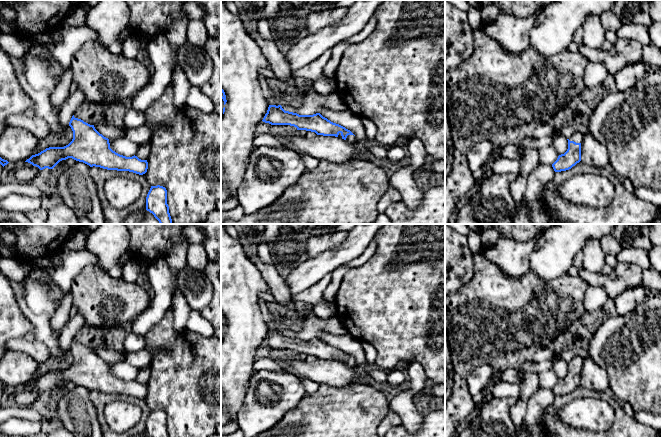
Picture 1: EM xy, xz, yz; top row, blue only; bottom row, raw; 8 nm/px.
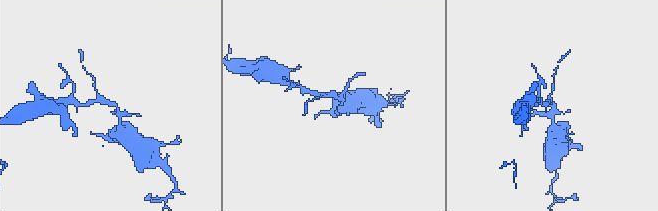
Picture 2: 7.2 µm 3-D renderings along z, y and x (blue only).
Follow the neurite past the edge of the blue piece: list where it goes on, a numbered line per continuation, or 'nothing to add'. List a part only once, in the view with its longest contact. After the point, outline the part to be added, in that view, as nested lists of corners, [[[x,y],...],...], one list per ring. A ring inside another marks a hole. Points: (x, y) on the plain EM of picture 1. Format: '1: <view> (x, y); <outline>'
1: yz (577, 361); [[[576,356],[576,357],[574,357],[574,358],[569,362],[569,364],[570,364],[570,365],[574,365],[574,366],[576,366],[576,367],[581,367],[581,368],[582,368],[583,361],[584,361],[584,358],[582,358],[581,356]]]

